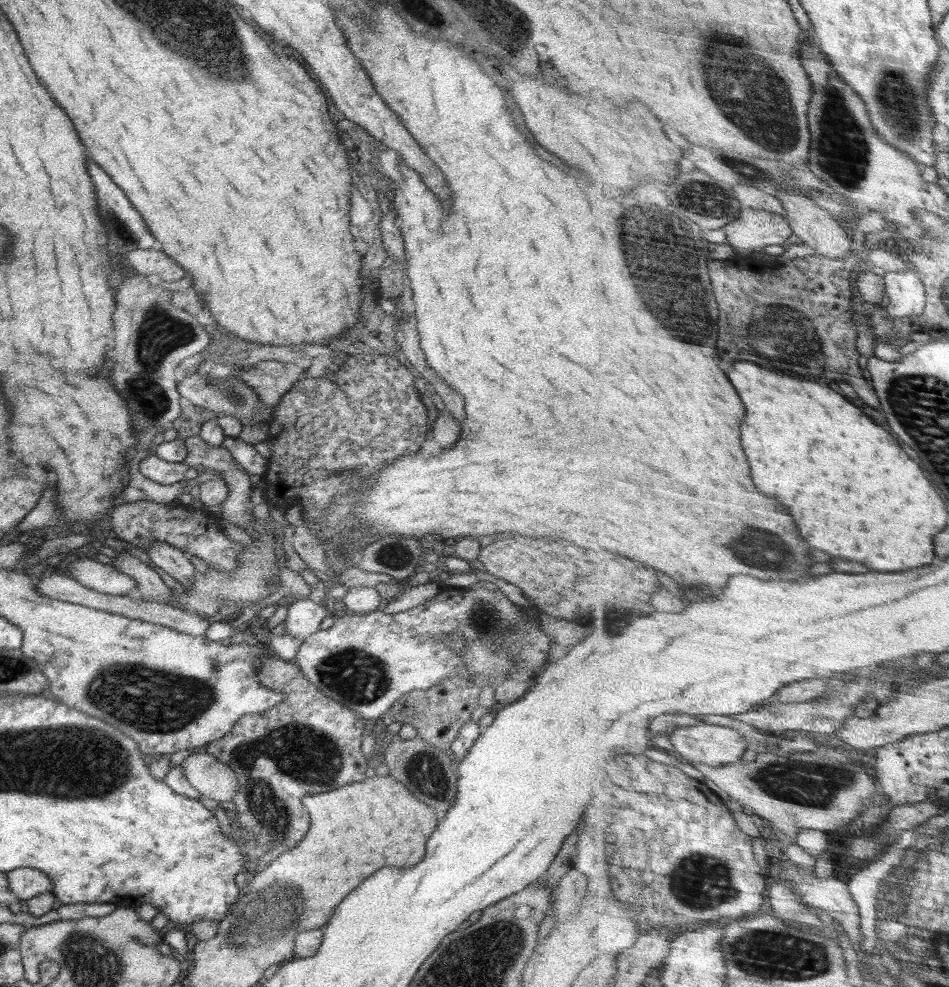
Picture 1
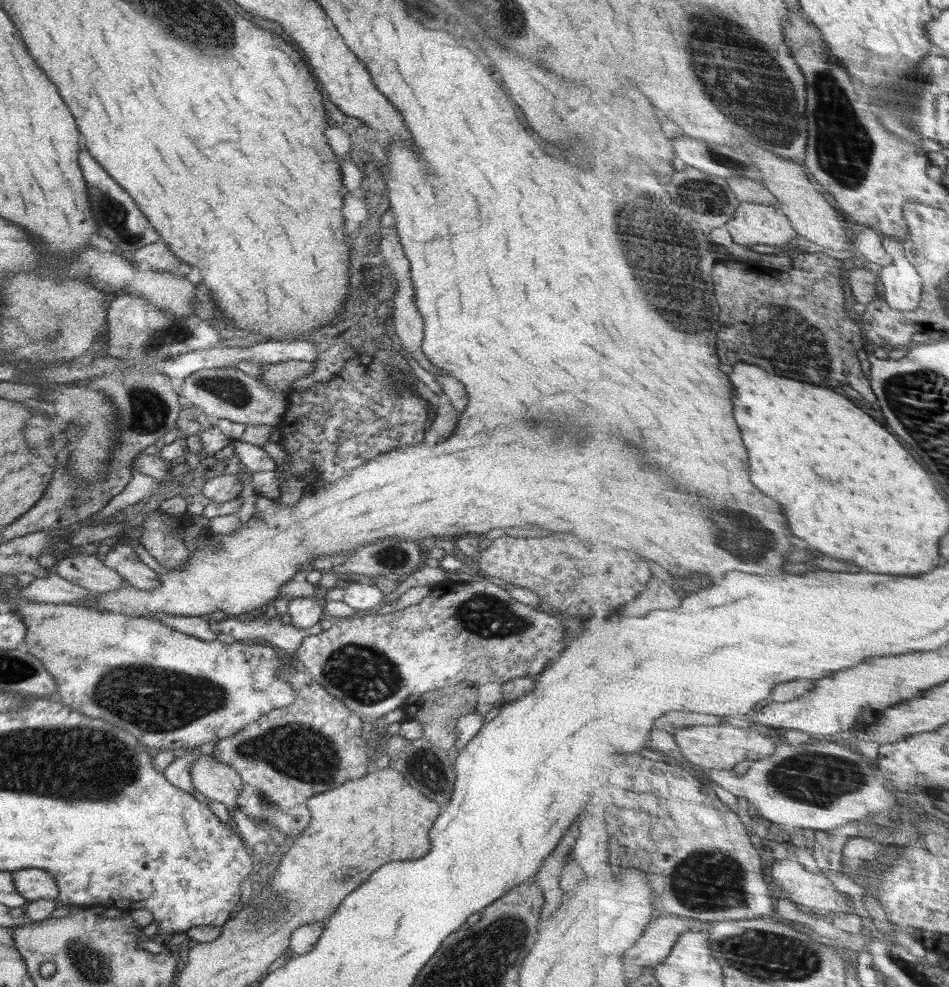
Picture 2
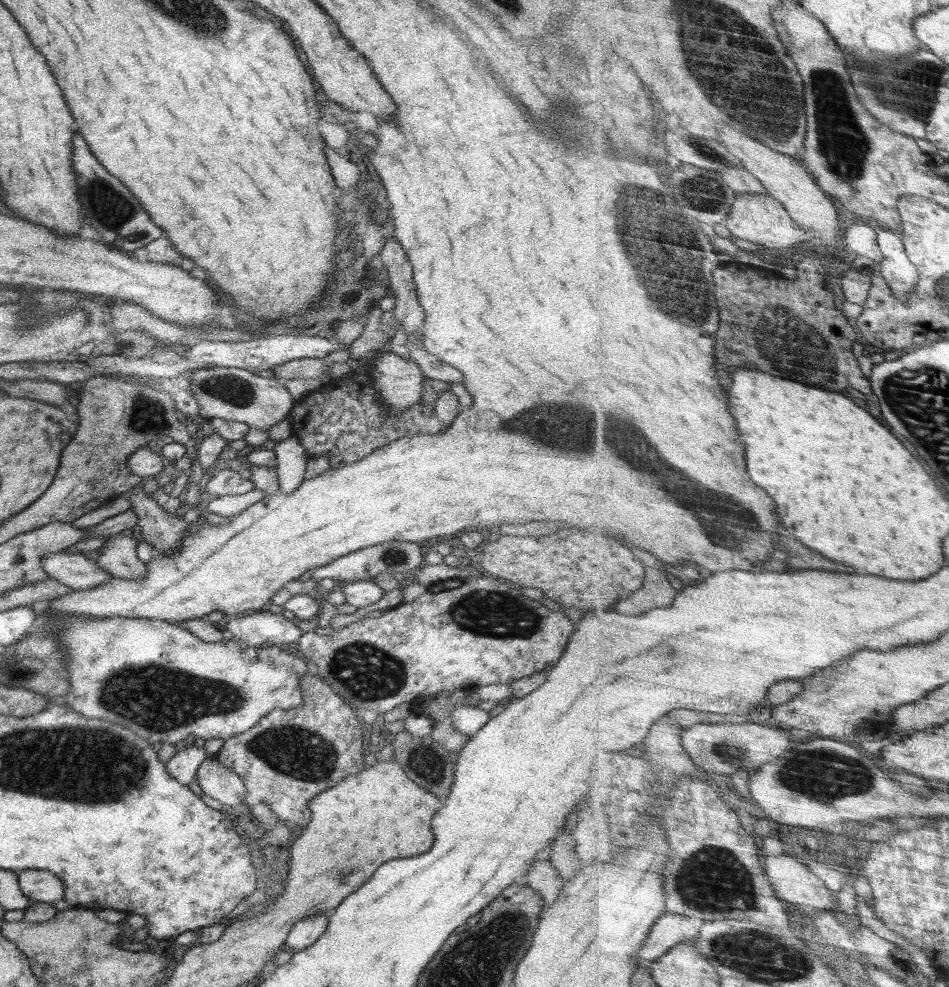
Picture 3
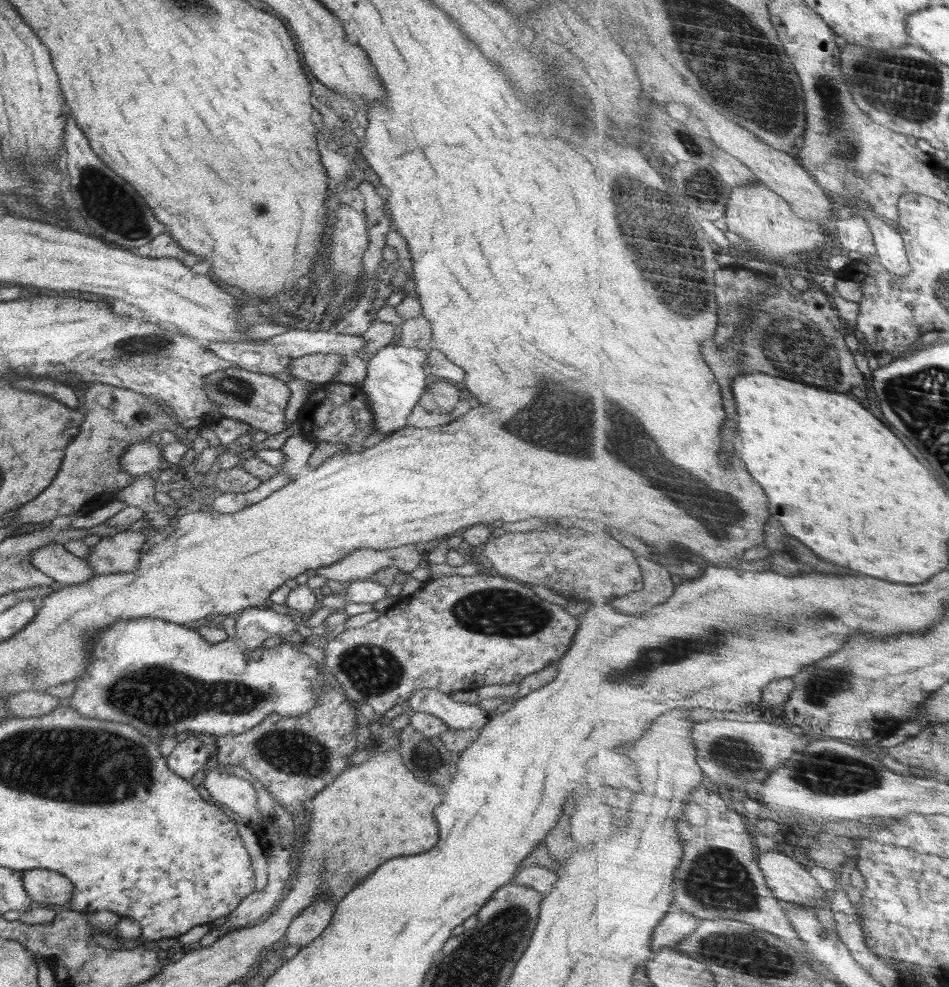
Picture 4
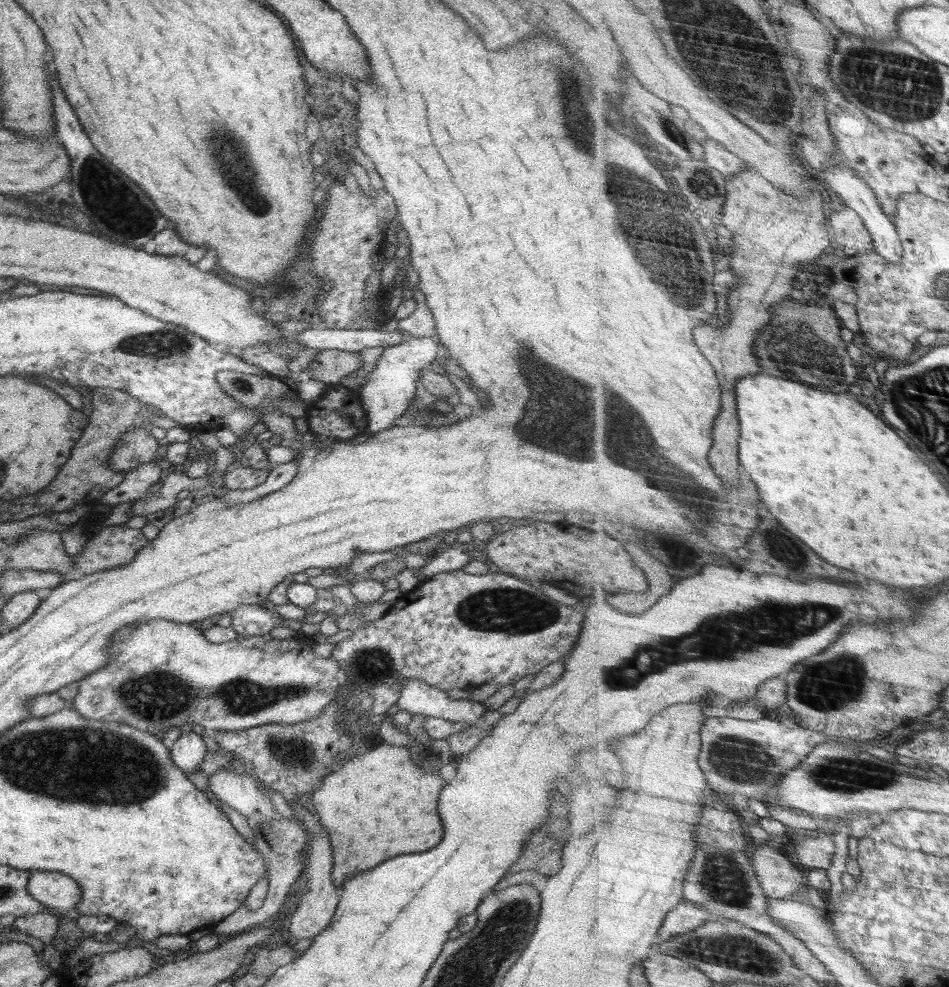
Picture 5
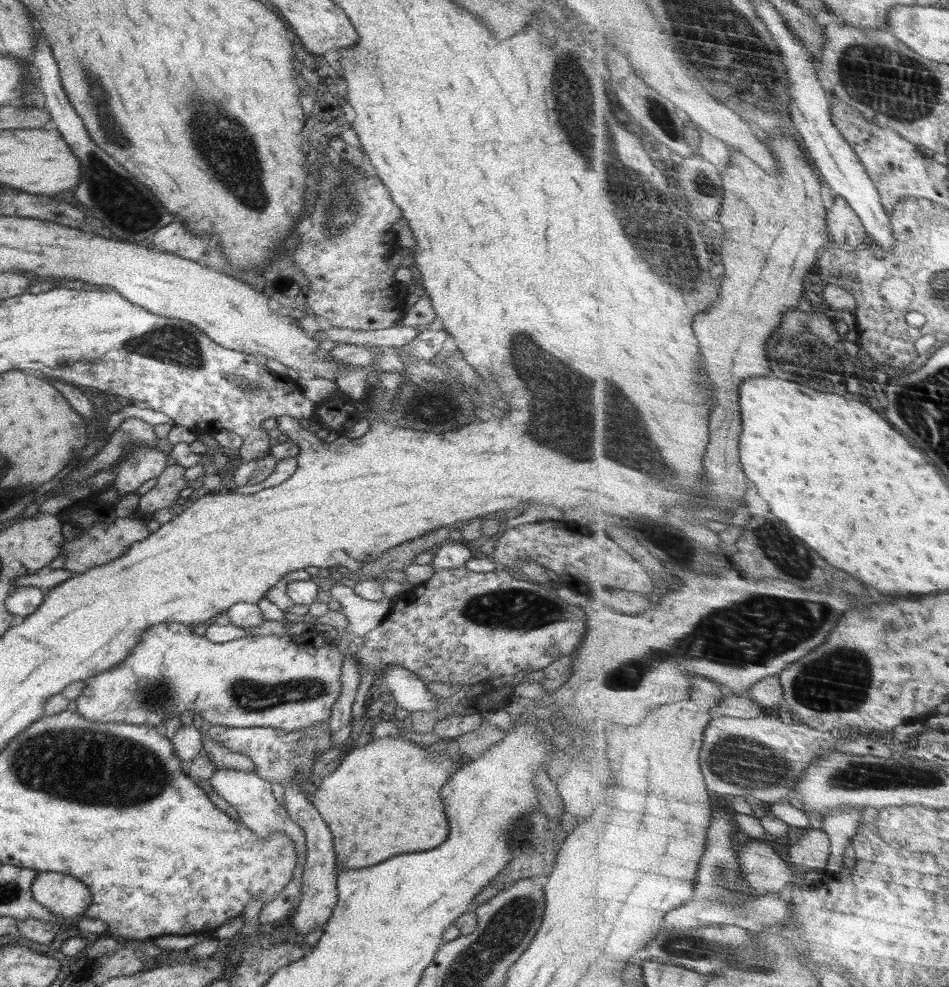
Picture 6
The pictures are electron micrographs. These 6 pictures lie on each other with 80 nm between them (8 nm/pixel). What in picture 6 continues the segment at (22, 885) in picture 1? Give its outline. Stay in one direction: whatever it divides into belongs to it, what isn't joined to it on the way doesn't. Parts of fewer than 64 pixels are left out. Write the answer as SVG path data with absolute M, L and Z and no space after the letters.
M39 871L35 879L32 897L56 915L66 918L84 915L92 902L92 896L88 896L88 888L73 876Z

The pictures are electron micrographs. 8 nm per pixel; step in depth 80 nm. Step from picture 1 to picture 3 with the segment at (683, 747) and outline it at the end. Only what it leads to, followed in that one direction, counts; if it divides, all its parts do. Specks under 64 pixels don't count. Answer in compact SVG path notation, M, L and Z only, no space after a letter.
M726 723L726 724L697 724L688 727L683 732L683 745L692 754L696 765L706 772L716 776L729 776L742 770L756 776L760 768L780 760L788 754L797 743L792 736L788 736L786 729L779 726L770 727L765 723Z

